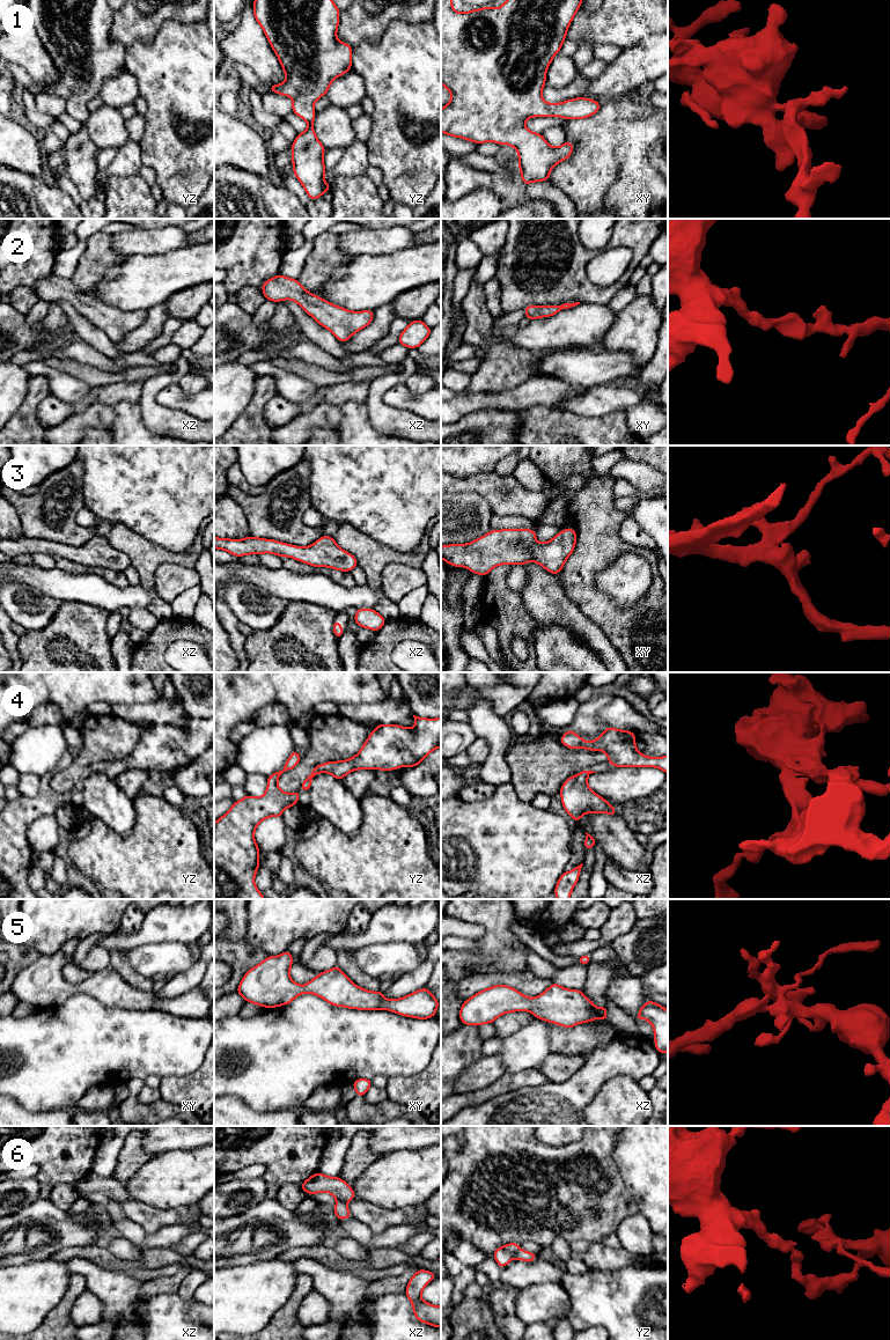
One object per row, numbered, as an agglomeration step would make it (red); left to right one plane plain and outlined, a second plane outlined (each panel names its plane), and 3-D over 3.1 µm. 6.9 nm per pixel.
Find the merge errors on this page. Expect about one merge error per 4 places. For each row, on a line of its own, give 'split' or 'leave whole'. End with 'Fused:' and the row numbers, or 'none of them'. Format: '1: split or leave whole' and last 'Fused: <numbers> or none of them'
1: leave whole
2: leave whole
3: leave whole
4: leave whole
5: leave whole
6: split
Fused: 6

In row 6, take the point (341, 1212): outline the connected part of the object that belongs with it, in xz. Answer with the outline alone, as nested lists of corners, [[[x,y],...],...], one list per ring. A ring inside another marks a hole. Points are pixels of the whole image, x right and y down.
[[[339,1200],[336,1201],[333,1213],[337,1216],[337,1218],[339,1218],[339,1220],[346,1220],[352,1216],[346,1203],[344,1203],[343,1201],[339,1201]]]

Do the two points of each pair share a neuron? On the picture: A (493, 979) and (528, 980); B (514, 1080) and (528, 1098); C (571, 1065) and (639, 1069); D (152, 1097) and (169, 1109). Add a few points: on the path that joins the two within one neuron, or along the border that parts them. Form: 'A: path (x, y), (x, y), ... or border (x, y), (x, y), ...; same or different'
A: path (501, 979), (520, 980); same
B: border (546, 1081), (539, 1086), (524, 1086), (495, 1097); different
C: border (587, 1058), (585, 1064), (571, 1076), (559, 1081); different
D: border (137, 1097), (145, 1103), (154, 1103), (160, 1099); different

